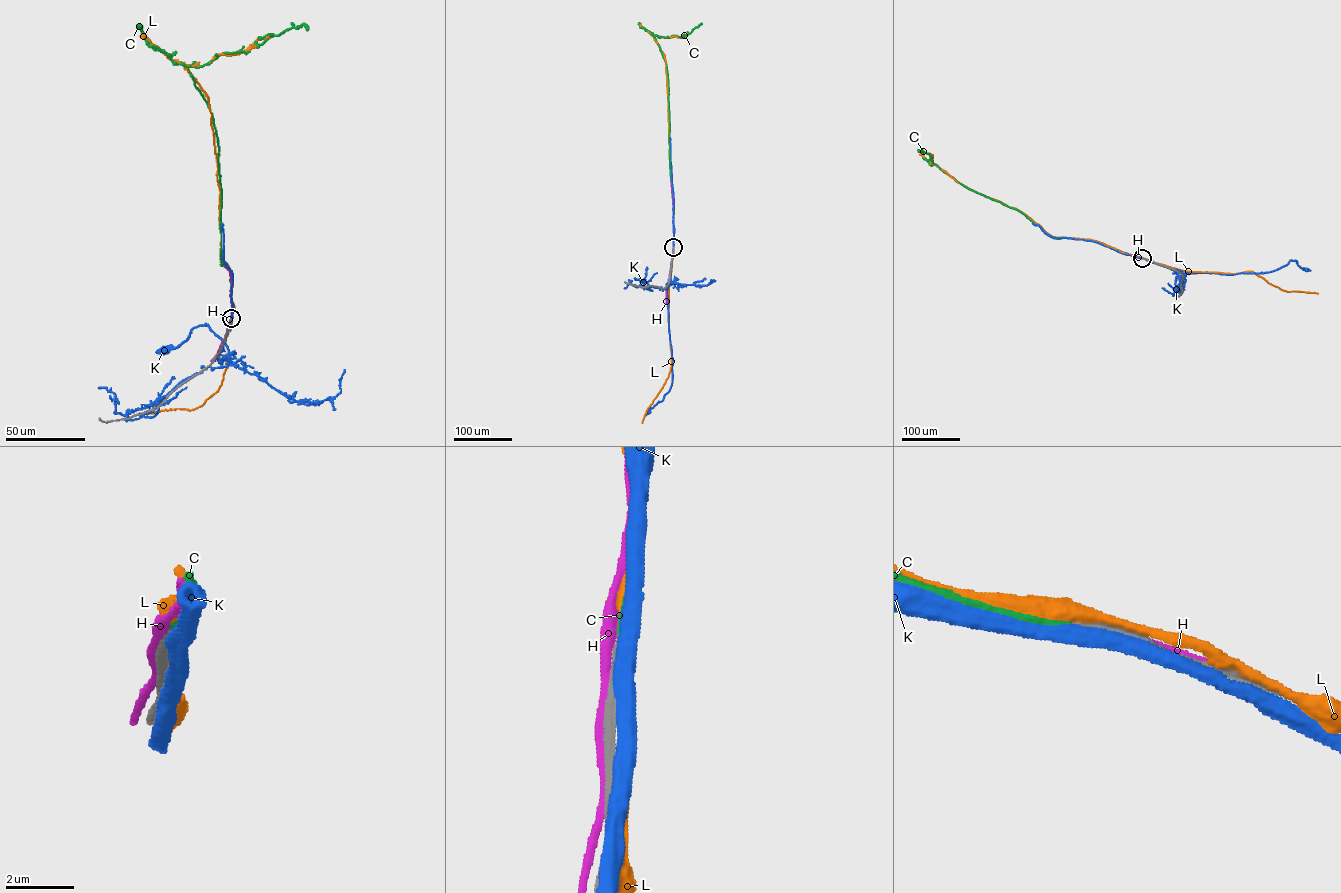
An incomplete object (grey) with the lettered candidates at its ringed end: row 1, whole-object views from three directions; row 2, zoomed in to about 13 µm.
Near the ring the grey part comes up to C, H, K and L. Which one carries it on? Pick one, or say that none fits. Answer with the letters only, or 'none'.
C

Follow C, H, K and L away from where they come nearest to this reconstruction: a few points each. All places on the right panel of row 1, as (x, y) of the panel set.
C: (1142, 258), (1095, 240), (1051, 237), (1018, 210), (969, 189), (930, 165), (929, 154), (919, 152)
H: (1143, 258), (1096, 241), (1073, 238)
K: (1143, 258), (1183, 273), (1263, 273), (1286, 265), (1290, 260), (1296, 260), (1307, 269)
L: (1143, 258), (1095, 241), (1051, 236), (1019, 210), (971, 189), (935, 164), (931, 165), (932, 155), (928, 154)

